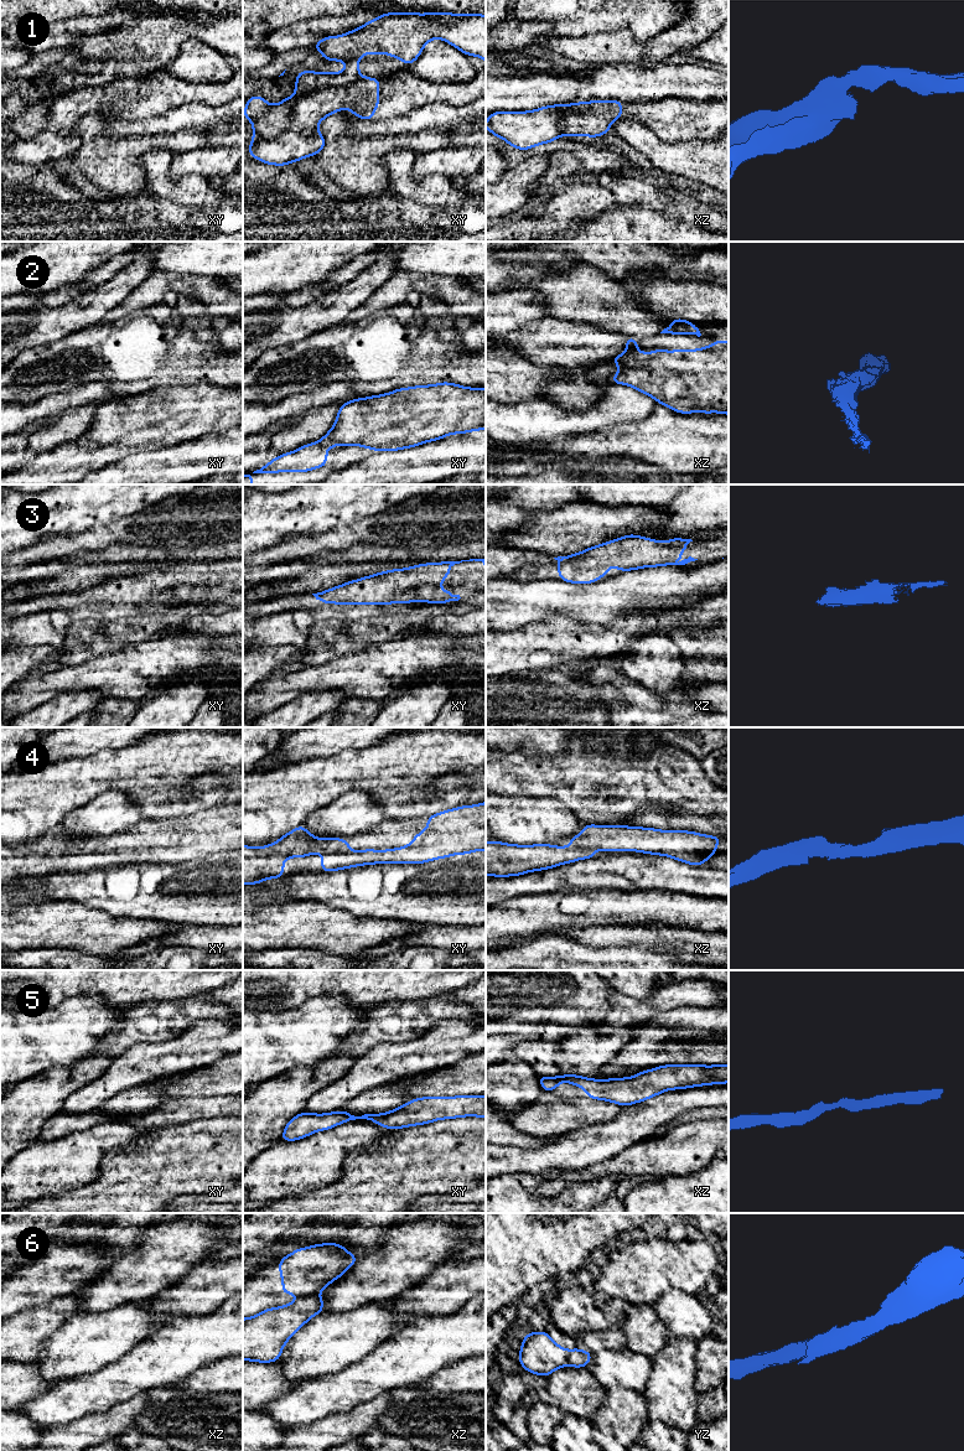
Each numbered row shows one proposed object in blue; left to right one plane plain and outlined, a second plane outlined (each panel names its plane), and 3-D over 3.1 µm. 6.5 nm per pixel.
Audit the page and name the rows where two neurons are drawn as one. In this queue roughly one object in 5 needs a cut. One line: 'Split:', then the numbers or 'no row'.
Split: 1, 6

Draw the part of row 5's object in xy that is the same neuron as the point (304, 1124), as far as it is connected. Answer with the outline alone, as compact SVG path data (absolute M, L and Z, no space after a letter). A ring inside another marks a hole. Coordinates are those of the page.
M486 1095L424 1097L413 1099L400 1108L383 1114L364 1114L354 1116L349 1111L327 1114L300 1113L284 1129L281 1141L295 1141L316 1131L328 1130L338 1124L356 1119L367 1119L385 1129L429 1124L440 1119L462 1116L486 1118Z

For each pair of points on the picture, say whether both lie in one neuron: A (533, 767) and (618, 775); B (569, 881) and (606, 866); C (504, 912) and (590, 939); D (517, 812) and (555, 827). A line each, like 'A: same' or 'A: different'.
A: same
B: same
C: different
D: same

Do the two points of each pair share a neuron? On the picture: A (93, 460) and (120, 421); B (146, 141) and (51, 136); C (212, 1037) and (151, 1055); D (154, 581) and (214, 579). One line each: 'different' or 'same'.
A: same
B: different
C: same
D: same

